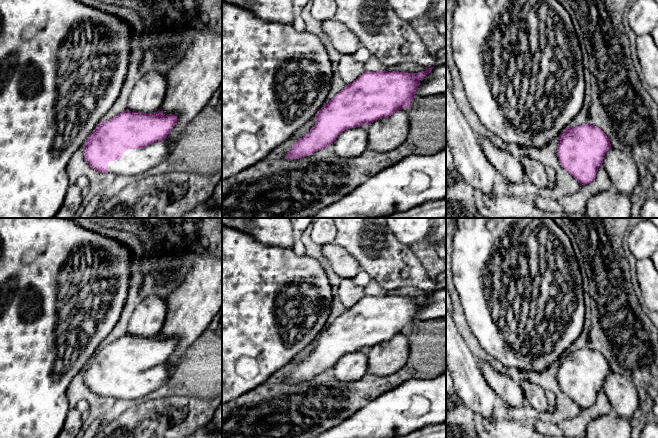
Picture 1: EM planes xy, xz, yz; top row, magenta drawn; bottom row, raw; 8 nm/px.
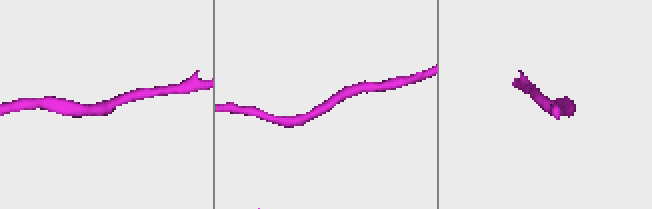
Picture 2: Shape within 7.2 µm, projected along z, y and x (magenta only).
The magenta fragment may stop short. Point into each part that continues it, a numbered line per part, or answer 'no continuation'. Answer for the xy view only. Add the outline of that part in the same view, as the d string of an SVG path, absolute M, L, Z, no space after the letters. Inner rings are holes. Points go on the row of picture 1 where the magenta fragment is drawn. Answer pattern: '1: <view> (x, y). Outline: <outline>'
1: xy (134, 161). Outline: M157 141L139 149L129 149L115 161L108 162L108 173L118 175L138 175L166 161L173 148L168 142Z

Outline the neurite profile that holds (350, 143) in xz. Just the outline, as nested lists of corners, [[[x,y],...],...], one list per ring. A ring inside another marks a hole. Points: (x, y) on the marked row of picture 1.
[[[368,125],[352,128],[341,132],[333,142],[336,157],[354,158],[367,150]]]

